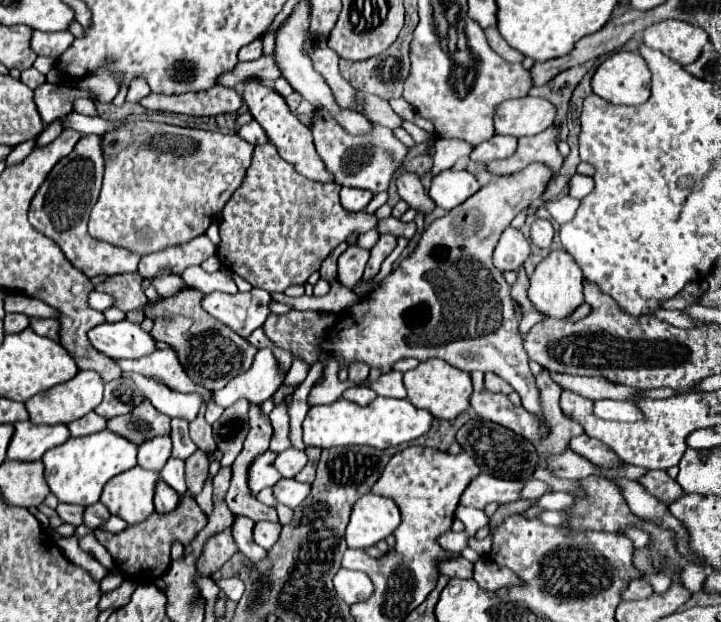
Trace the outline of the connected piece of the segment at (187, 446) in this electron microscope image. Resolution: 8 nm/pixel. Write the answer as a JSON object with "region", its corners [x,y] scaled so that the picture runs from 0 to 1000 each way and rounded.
{"region":[[[239,674],[239,735],[258,741],[264,732],[269,732],[272,715],[261,703],[261,677],[258,674]]]}

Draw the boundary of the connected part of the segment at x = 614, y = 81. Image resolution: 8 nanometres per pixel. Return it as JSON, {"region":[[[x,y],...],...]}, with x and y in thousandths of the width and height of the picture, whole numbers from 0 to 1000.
{"region":[[[854,82],[827,111],[821,146],[854,169],[888,169],[902,156],[902,114],[885,85]]]}

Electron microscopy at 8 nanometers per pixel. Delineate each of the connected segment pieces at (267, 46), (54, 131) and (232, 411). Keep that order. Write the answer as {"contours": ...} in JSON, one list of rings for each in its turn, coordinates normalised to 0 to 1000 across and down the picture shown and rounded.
{"contours":[[[[391,34],[383,47],[372,50],[372,53],[363,59],[363,66],[366,66],[366,85],[377,85],[377,82],[380,82],[380,76],[383,76],[383,56],[386,56],[386,50],[388,50],[394,40],[397,40],[397,34]]],[[[78,195],[78,198],[72,198],[69,204],[64,204],[64,207],[53,217],[53,223],[50,223],[50,233],[47,233],[47,236],[61,236],[64,230],[75,227],[83,214],[86,214],[86,201],[83,201],[83,195]]],[[[344,641],[327,645],[297,680],[297,690],[311,690],[311,751],[325,744],[325,738],[336,725],[338,706],[341,706],[341,699],[347,693],[347,683],[344,683],[344,648],[347,648]]]]}

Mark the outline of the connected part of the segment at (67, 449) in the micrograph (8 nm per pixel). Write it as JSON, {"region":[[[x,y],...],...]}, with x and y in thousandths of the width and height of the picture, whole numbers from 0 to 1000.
{"region":[[[150,690],[119,703],[97,703],[89,715],[64,725],[58,735],[58,744],[64,751],[61,767],[67,773],[69,793],[78,796],[83,809],[122,815],[139,802],[141,780],[150,770],[189,751],[189,725],[189,715],[180,715],[180,709],[164,703],[161,696],[153,696]]]}

